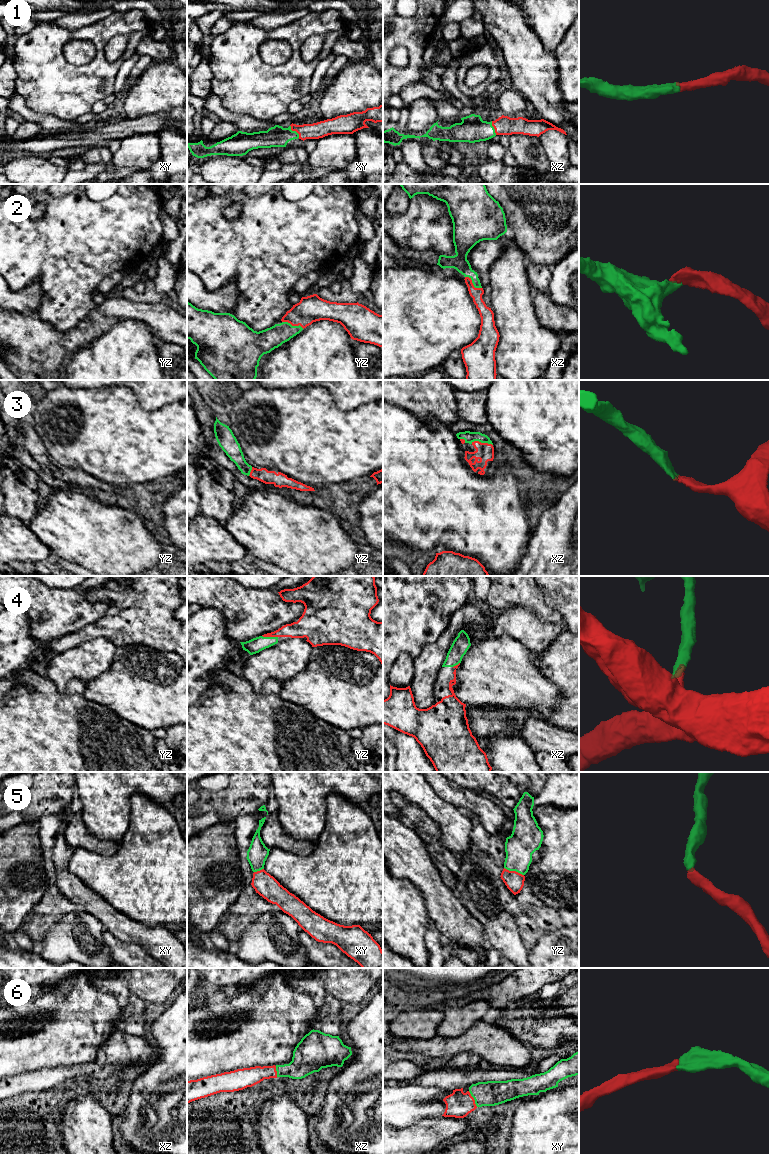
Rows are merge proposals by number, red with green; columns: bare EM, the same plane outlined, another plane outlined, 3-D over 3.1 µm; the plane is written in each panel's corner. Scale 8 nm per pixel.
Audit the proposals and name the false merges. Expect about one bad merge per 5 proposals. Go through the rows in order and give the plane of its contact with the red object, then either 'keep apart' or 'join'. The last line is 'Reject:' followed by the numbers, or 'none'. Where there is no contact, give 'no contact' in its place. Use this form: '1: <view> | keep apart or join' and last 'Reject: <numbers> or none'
1: xy | join
2: xz | join
3: xz | join
4: yz | join
5: yz | join
6: xy | join
Reject: none

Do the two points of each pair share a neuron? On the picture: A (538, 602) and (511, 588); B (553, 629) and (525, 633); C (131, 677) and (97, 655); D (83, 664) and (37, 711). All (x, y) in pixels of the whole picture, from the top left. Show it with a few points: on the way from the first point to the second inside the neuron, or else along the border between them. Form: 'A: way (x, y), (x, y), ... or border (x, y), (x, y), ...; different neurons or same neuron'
A: way (531, 596), (518, 588); same neuron
B: way (546, 632), (532, 633); same neuron
C: border (117, 647), (112, 665), (93, 679); different neurons
D: border (44, 674), (61, 692), (71, 679), (79, 679); different neurons

